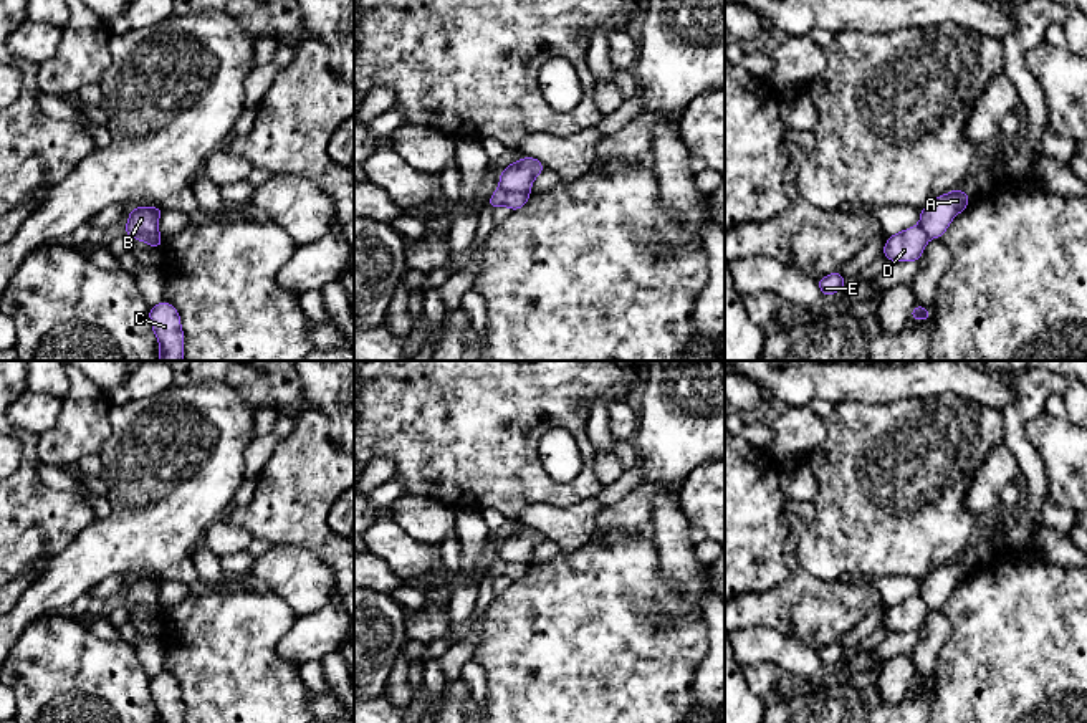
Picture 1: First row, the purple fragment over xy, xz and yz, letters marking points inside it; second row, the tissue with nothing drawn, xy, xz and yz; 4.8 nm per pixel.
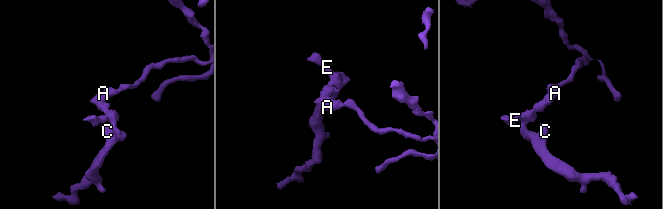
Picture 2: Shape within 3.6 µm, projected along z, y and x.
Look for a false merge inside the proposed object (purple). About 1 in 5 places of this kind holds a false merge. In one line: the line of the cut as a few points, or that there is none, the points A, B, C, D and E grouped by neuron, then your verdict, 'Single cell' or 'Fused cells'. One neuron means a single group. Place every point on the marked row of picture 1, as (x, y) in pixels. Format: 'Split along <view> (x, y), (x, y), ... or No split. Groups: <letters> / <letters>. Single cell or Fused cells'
Split along xz (500, 187), (530, 192). Groups: A B / C D E. Fused cells

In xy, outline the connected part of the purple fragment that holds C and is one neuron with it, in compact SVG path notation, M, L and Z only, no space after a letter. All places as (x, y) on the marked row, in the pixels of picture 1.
M162 301L149 308L149 319L152 324L152 331L159 341L159 361L182 361L184 331L180 326L180 314L175 306Z

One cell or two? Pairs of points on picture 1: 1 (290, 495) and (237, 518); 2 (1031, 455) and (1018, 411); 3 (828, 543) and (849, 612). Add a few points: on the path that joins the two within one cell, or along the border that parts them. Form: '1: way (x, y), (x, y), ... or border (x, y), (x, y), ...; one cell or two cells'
1: way (277, 508), (268, 517), (250, 518); one cell
2: way (1019, 444), (1016, 440), (1016, 422); one cell
3: border (799, 564), (819, 578), (836, 581); two cells

